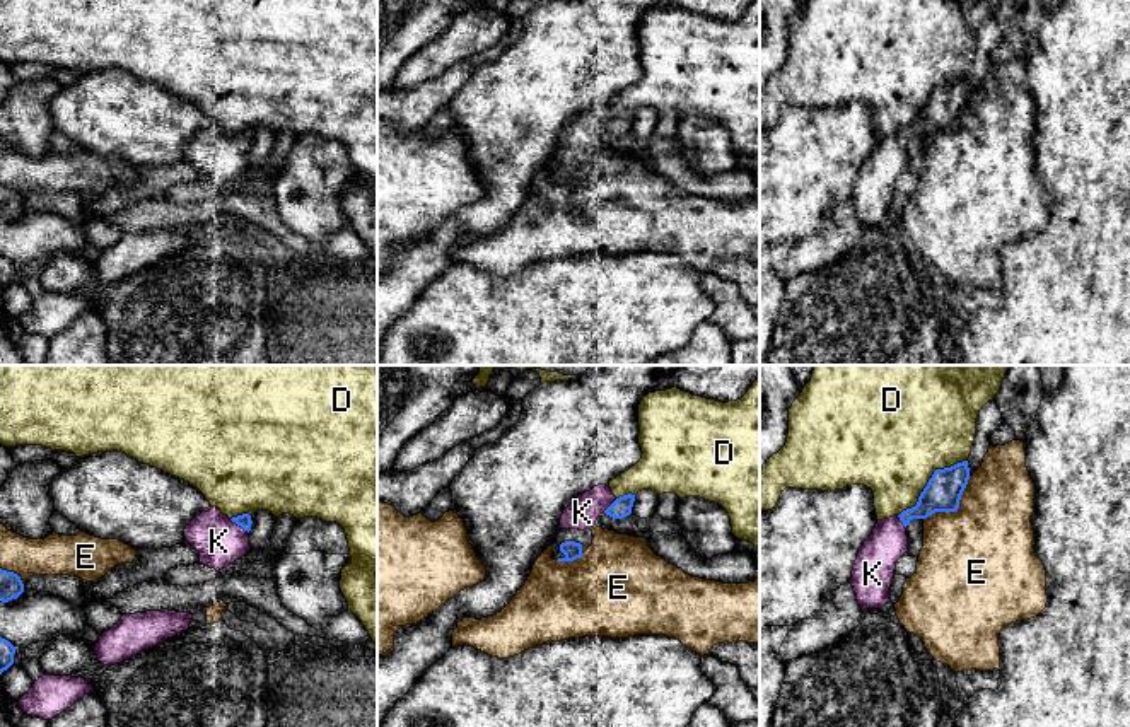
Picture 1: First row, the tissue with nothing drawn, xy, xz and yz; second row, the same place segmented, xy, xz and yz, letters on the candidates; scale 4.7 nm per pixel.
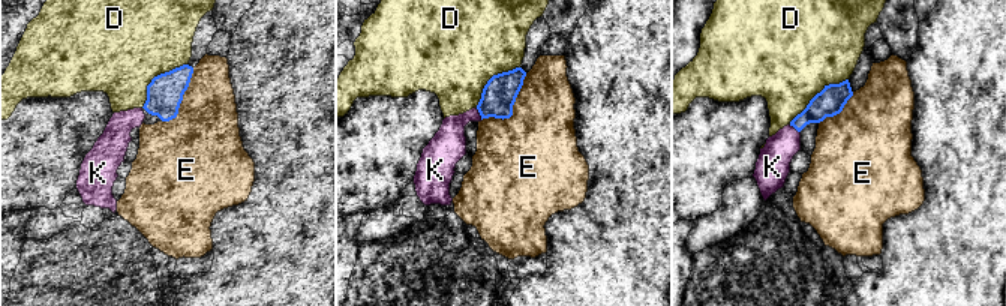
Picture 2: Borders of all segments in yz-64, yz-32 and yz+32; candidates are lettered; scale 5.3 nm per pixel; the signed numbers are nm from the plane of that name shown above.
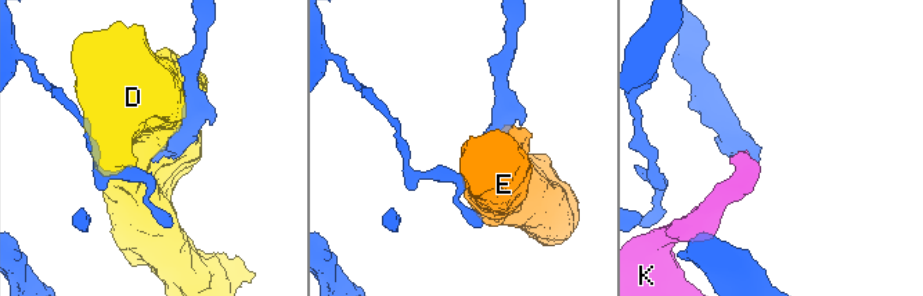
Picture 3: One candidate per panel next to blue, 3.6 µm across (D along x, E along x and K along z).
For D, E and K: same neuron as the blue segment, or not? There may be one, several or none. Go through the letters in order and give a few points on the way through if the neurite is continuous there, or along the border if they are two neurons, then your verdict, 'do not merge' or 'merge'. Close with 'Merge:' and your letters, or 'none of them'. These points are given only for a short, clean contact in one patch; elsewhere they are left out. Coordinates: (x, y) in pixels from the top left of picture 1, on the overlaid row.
D: do not merge
E: do not merge
K: merge
Merge: K

